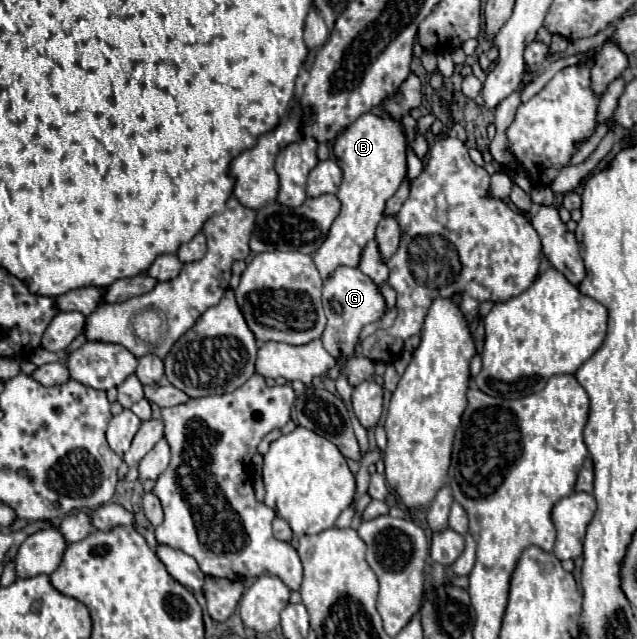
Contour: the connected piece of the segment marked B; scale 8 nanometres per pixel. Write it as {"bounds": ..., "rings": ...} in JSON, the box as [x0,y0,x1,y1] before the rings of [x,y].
{"bounds":[315,115,409,279],"rings":[[[361,115],[351,127],[347,127],[333,145],[333,155],[343,171],[343,183],[339,187],[341,213],[331,225],[327,241],[315,255],[315,265],[323,279],[327,279],[339,265],[357,265],[359,253],[365,243],[375,237],[375,227],[383,217],[387,199],[395,195],[407,173],[409,141],[401,119],[391,115]]]}

